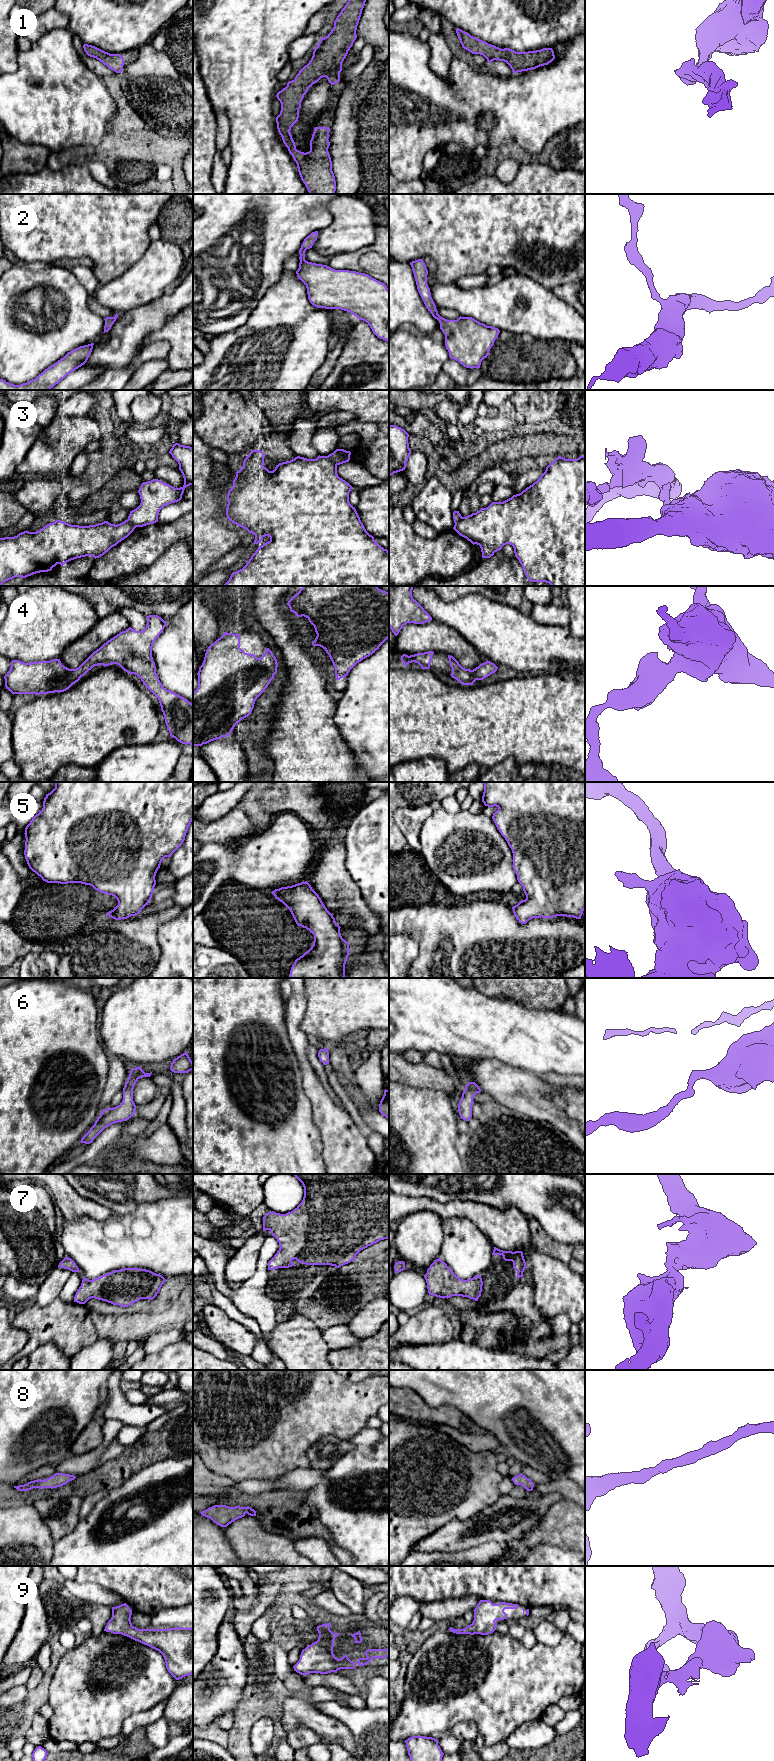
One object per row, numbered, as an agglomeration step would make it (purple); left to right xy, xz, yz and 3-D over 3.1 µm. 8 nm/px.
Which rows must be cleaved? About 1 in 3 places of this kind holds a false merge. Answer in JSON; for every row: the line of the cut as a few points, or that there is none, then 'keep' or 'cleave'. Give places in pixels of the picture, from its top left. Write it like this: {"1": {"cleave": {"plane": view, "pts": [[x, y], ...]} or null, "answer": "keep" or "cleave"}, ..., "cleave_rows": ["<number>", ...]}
{"1": {"cleave": null, "answer": "keep"}, "2": {"cleave": null, "answer": "keep"}, "3": {"cleave": {"plane": "xz", "pts": [[326, 456], [336, 465]]}, "answer": "cleave"}, "4": {"cleave": null, "answer": "keep"}, "5": {"cleave": null, "answer": "keep"}, "6": {"cleave": null, "answer": "keep"}, "7": {"cleave": null, "answer": "keep"}, "8": {"cleave": null, "answer": "keep"}, "9": {"cleave": null, "answer": "keep"}, "cleave_rows": ["3"]}

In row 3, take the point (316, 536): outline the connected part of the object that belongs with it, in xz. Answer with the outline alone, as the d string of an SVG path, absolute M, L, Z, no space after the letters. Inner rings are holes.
M251 450L244 459L243 467L236 472L233 486L227 494L226 516L232 523L255 535L253 544L260 543L265 536L269 536L270 540L258 547L246 565L233 572L223 586L389 586L389 551L381 547L366 531L355 507L349 502L349 493L353 487L338 476L337 465L327 456L319 455L316 459L297 456L290 461L279 463L273 471L269 471L263 466L264 456L260 450Z

